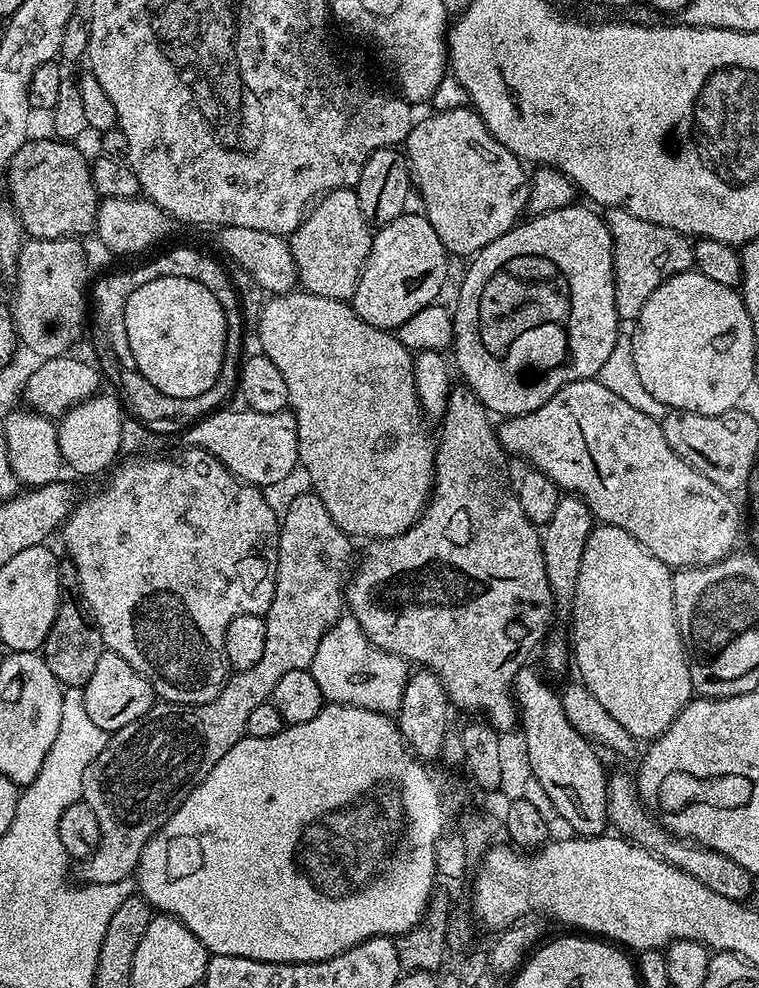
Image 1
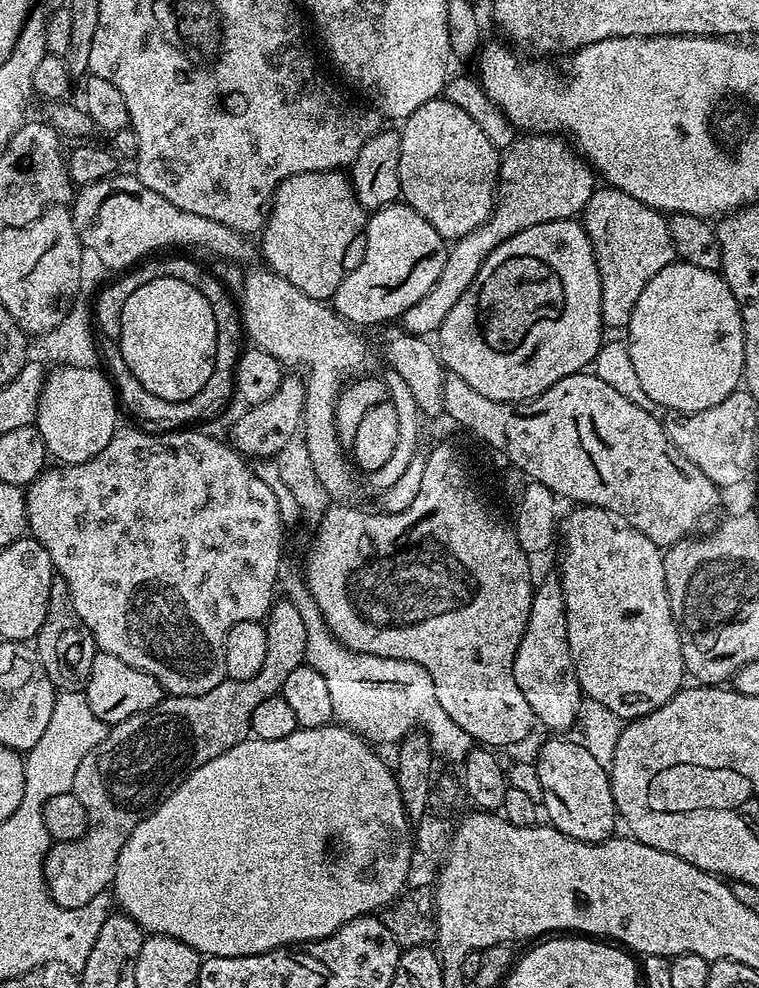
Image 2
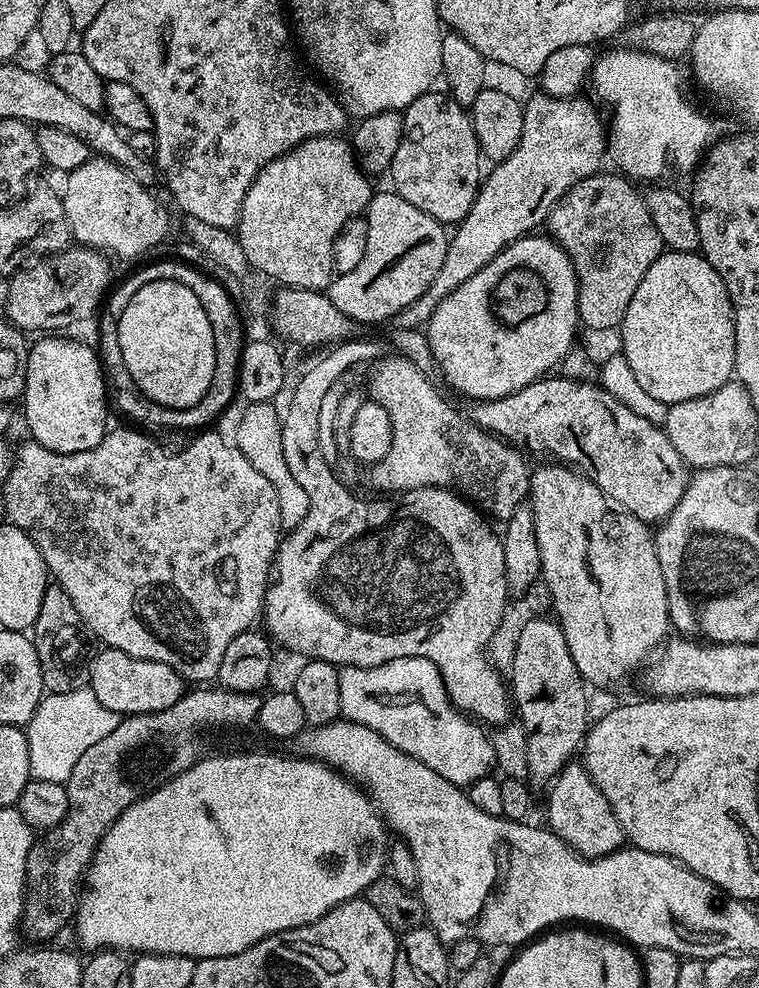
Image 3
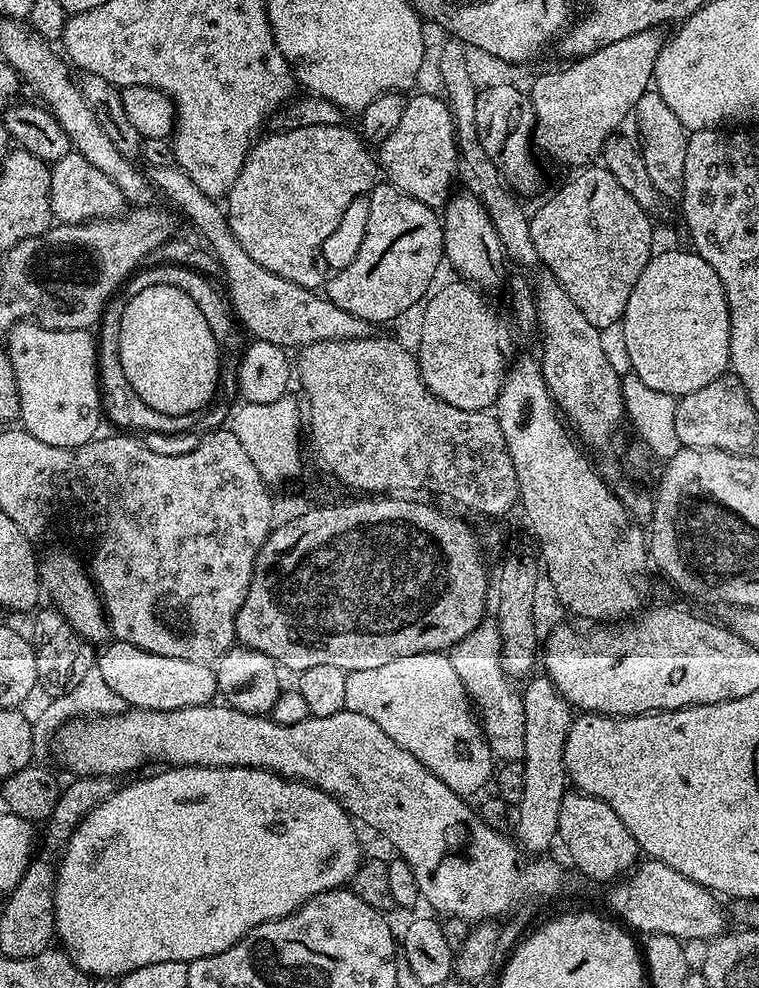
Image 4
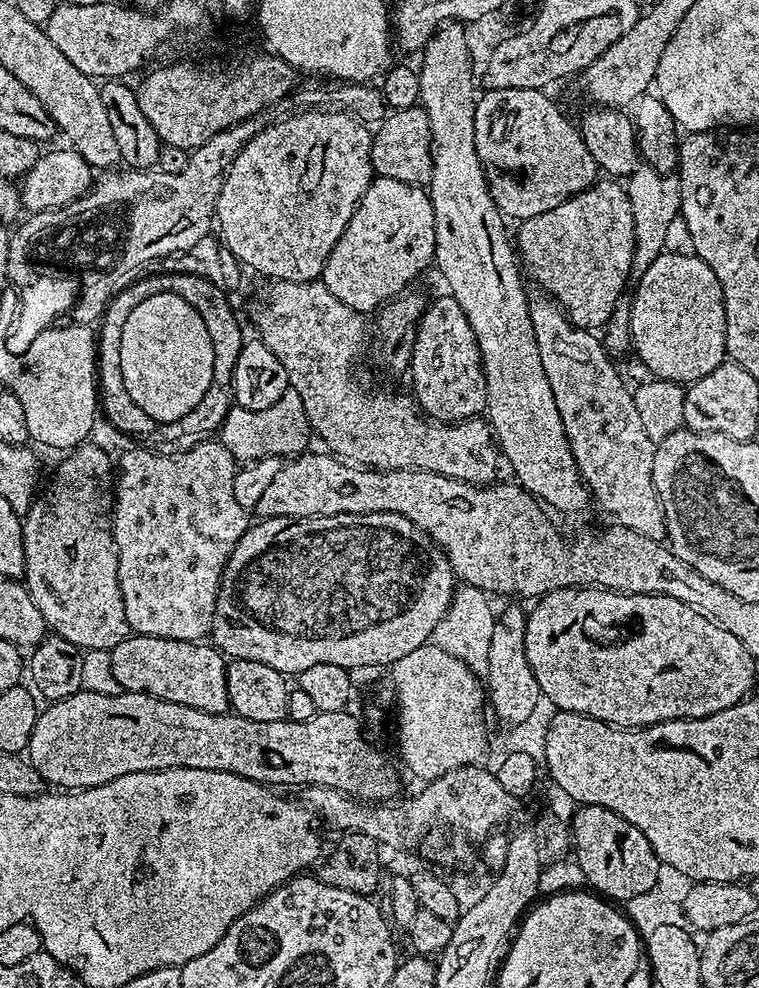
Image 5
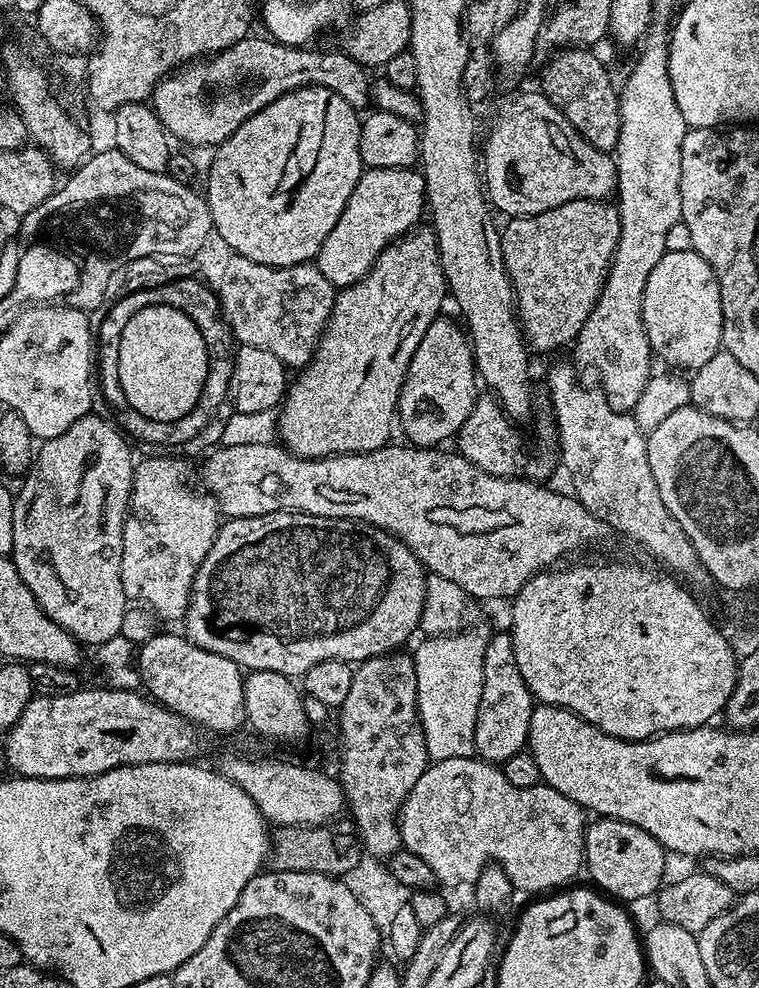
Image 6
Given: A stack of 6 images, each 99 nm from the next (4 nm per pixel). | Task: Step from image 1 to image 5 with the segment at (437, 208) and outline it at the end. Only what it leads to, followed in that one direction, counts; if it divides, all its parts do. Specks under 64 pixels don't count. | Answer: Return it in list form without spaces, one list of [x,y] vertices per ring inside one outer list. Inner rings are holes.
[[[419,106],[389,111],[372,132],[372,170],[376,176],[398,178],[398,182],[427,185],[432,177],[430,118]]]

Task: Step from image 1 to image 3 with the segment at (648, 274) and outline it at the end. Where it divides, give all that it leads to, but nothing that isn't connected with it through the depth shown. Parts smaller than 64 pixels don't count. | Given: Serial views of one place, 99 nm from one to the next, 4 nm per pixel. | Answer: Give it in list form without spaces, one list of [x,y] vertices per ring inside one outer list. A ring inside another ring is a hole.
[[[601,170],[571,188],[546,221],[552,239],[564,247],[576,267],[583,327],[596,332],[619,329],[626,306],[630,306],[634,290],[638,290],[638,282],[642,282],[646,270],[665,251],[658,229],[650,222],[650,210],[646,210],[643,195],[632,189],[631,179],[612,172]]]

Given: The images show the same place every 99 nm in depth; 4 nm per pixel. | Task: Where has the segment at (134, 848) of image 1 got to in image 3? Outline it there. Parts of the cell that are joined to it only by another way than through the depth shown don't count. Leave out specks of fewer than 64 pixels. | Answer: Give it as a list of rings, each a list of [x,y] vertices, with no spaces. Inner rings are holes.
[[[219,686],[197,688],[197,692],[185,691],[184,697],[174,706],[166,706],[166,710],[125,715],[111,734],[78,758],[66,785],[67,818],[57,828],[43,833],[26,858],[28,889],[22,932],[36,940],[32,942],[55,941],[52,939],[73,923],[84,873],[108,827],[132,804],[201,759],[200,739],[207,728],[244,728],[255,721],[261,693],[227,692]]]

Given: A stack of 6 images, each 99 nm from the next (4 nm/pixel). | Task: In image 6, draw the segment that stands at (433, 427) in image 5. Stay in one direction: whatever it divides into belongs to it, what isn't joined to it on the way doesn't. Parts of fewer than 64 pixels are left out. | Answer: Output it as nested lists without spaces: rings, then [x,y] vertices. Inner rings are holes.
[[[235,254],[229,257],[224,264],[224,269],[220,272],[218,295],[220,309],[224,314],[225,322],[229,324],[235,336],[237,345],[258,346],[258,350],[266,350],[274,354],[274,358],[281,360],[289,369],[303,368],[312,360],[316,344],[324,332],[324,327],[328,324],[336,301],[337,289],[333,288],[326,274],[322,274],[322,270],[318,270],[312,262],[275,268],[262,266],[262,262],[250,262],[250,258],[242,258]]]

